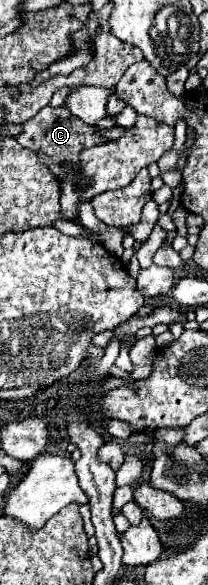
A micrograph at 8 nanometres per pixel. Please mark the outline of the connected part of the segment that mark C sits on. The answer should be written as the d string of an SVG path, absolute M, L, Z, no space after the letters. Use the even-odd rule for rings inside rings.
M43 107L33 119L29 119L27 123L23 123L23 133L17 137L17 141L33 151L43 151L45 155L49 155L55 163L61 161L79 161L79 151L83 151L85 147L93 147L93 145L101 145L107 143L107 139L99 137L95 131L99 131L97 127L87 125L85 121L73 117L65 107Z

